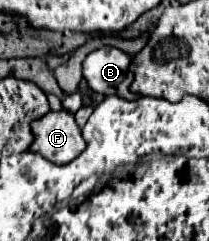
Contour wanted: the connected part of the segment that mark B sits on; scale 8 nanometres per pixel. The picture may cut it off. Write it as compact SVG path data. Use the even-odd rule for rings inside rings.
M99 47L93 53L87 55L87 59L83 61L83 77L87 79L91 91L103 93L103 95L119 95L123 99L135 99L139 97L137 93L131 93L129 87L133 83L133 75L131 75L131 55L127 55L121 49L115 47Z

